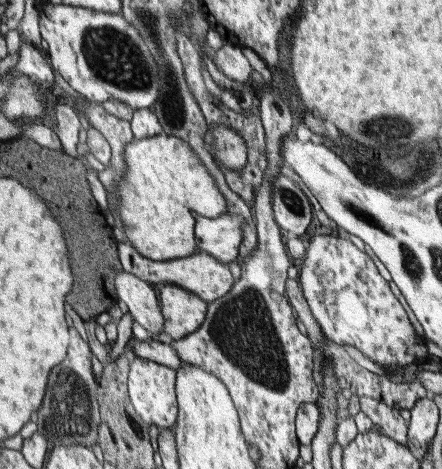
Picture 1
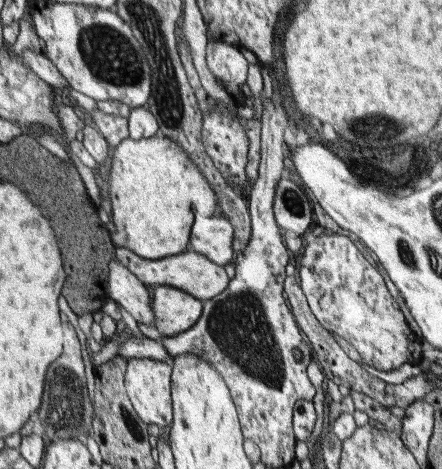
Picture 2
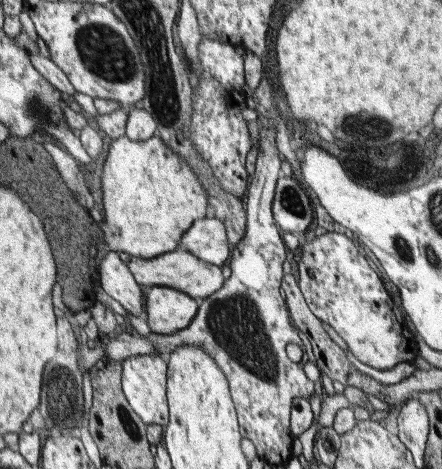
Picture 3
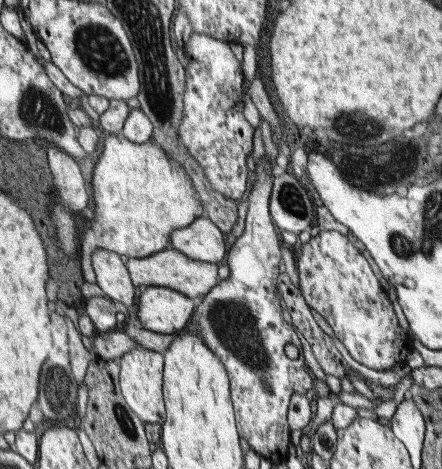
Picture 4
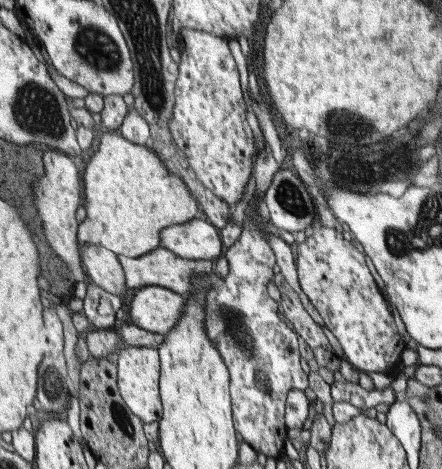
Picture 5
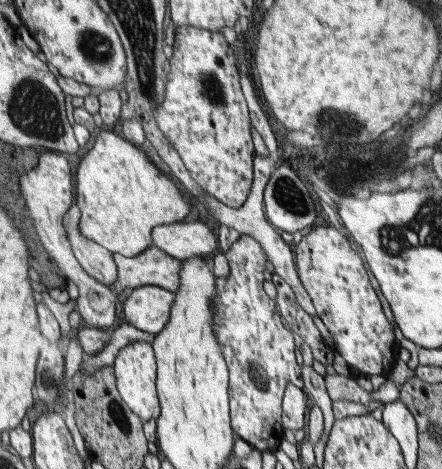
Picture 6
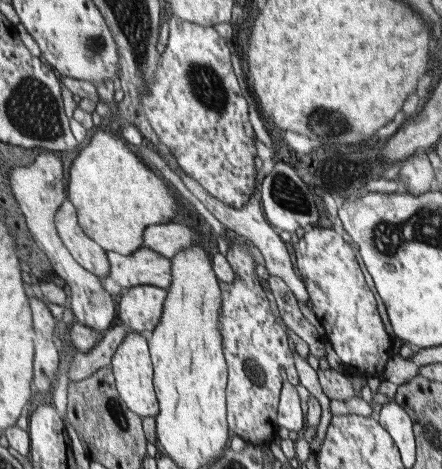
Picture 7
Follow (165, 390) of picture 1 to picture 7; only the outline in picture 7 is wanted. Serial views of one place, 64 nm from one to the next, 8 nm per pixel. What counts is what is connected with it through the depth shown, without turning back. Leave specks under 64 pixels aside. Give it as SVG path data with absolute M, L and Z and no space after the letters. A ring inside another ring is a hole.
M129 330L125 334L125 340L119 344L117 352L113 354L111 362L111 372L113 372L113 380L115 380L115 388L119 398L125 402L125 406L137 414L139 418L145 416L157 416L159 414L159 400L157 400L157 392L153 386L153 360L151 360L151 352L149 352L149 344L147 344L147 334L139 334Z

